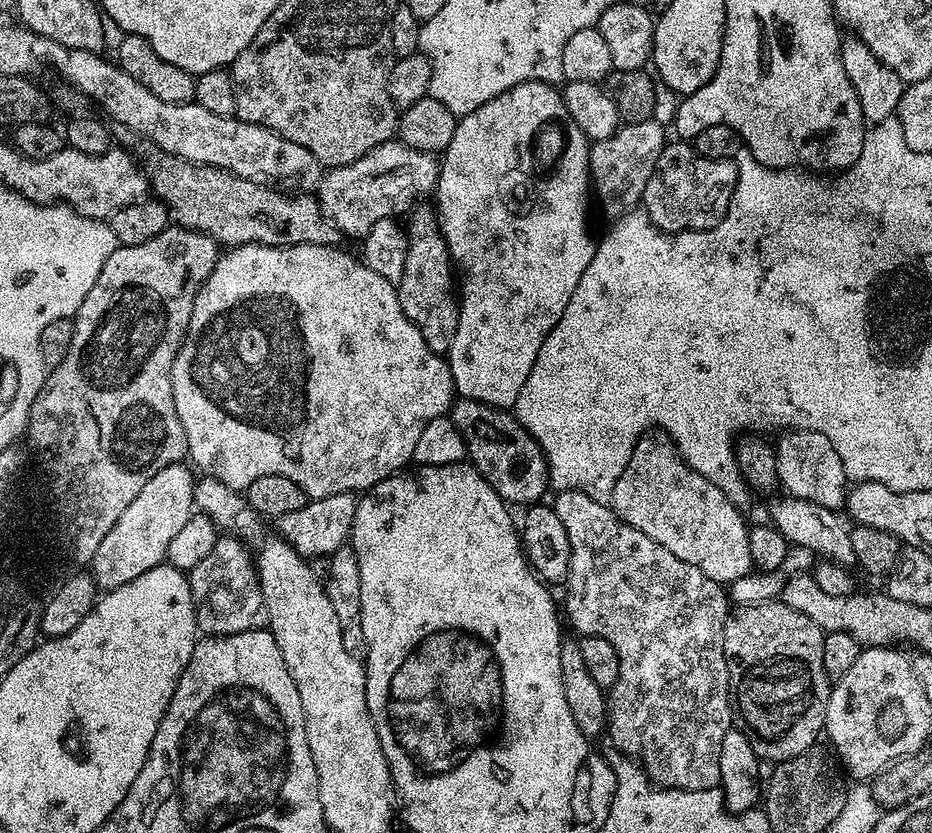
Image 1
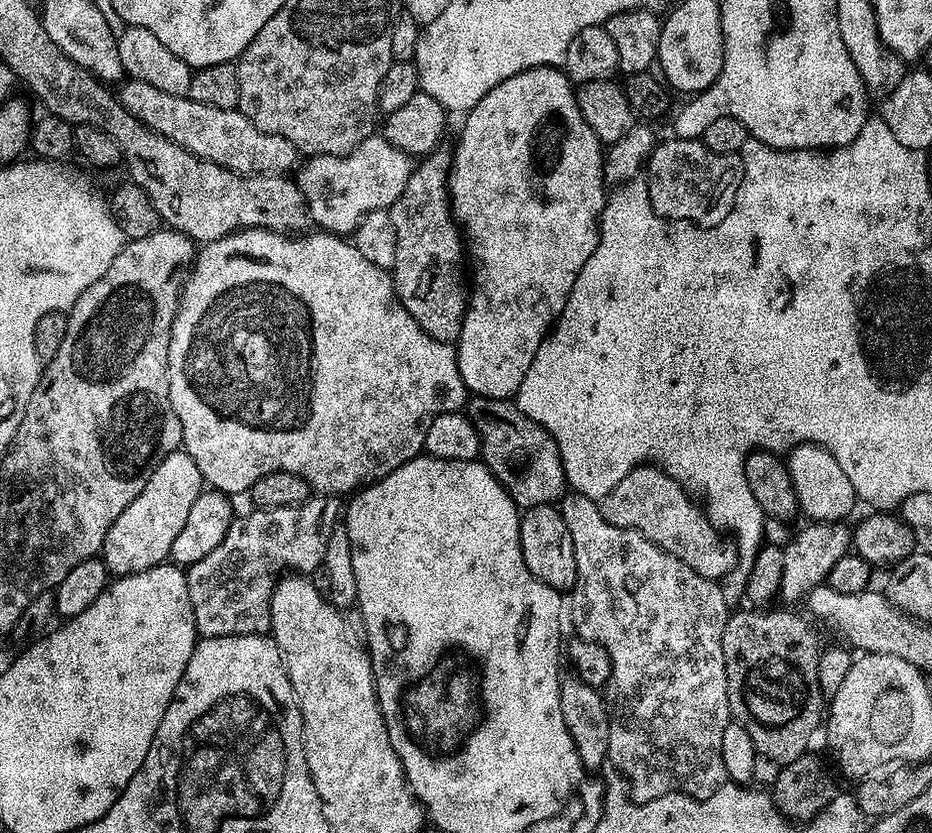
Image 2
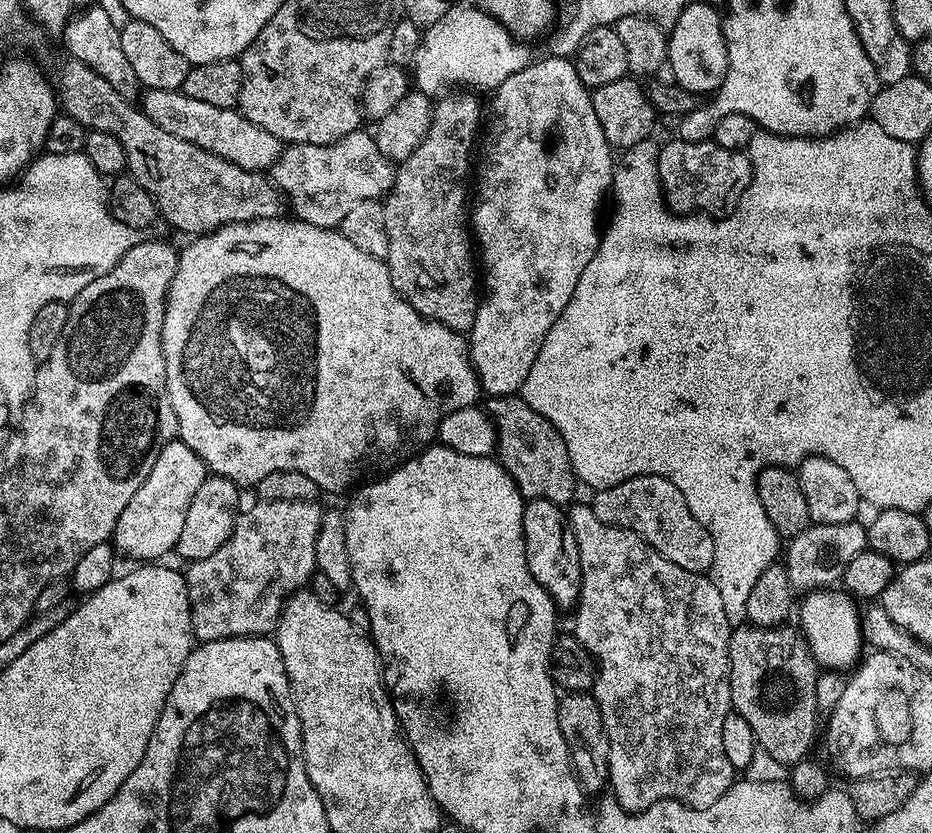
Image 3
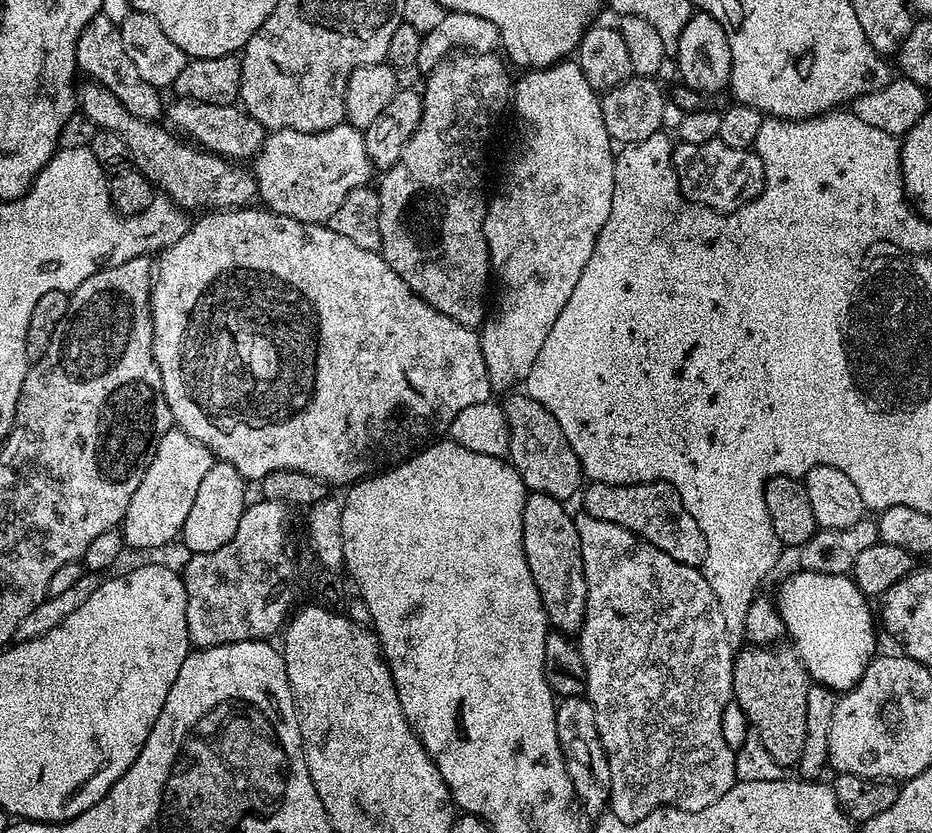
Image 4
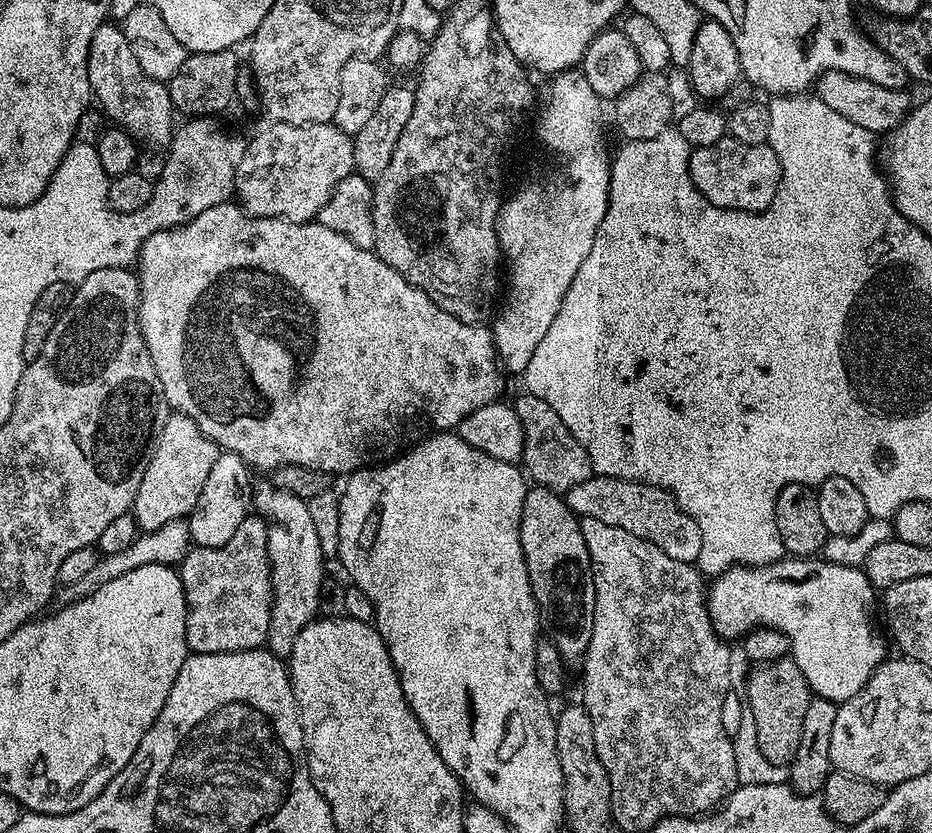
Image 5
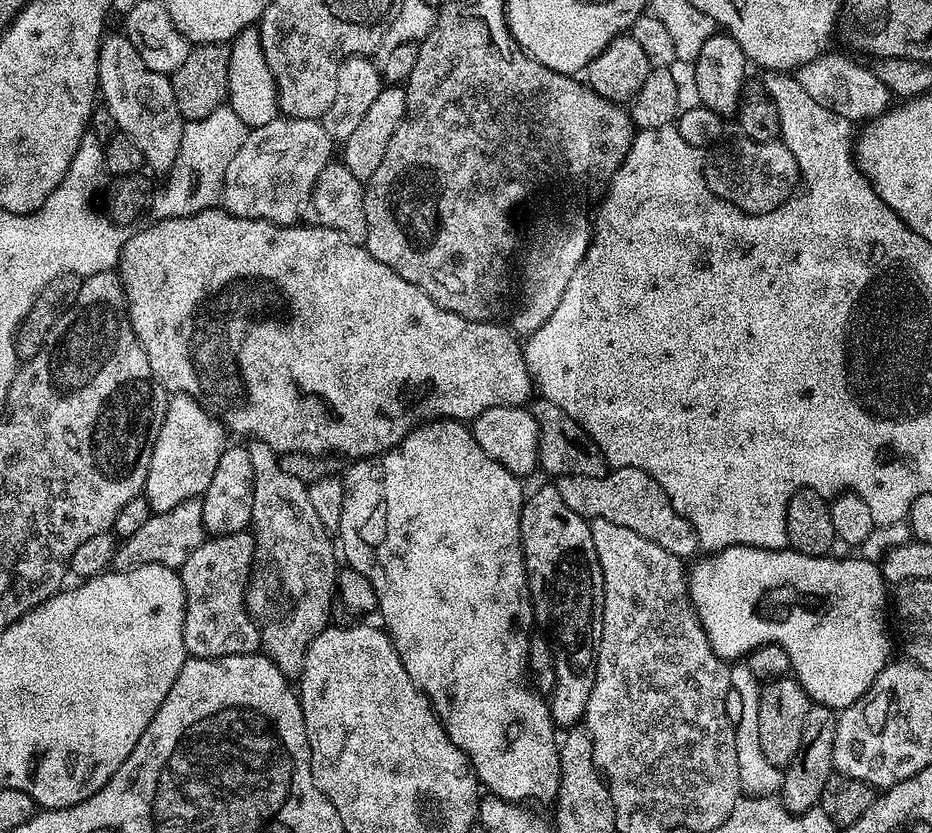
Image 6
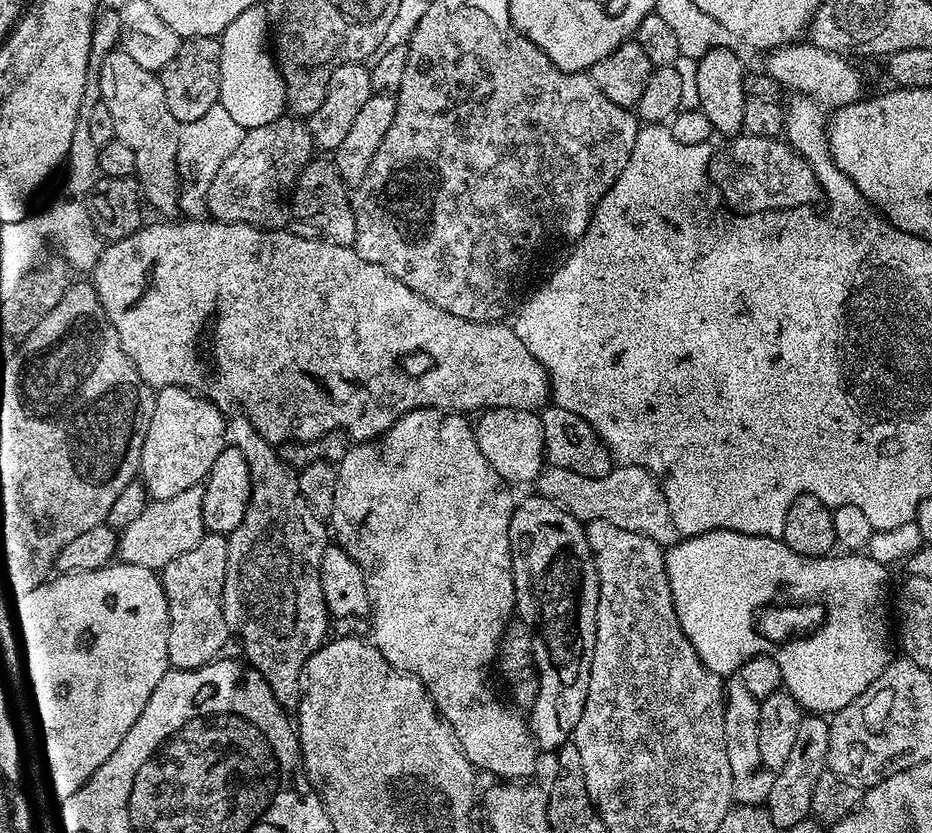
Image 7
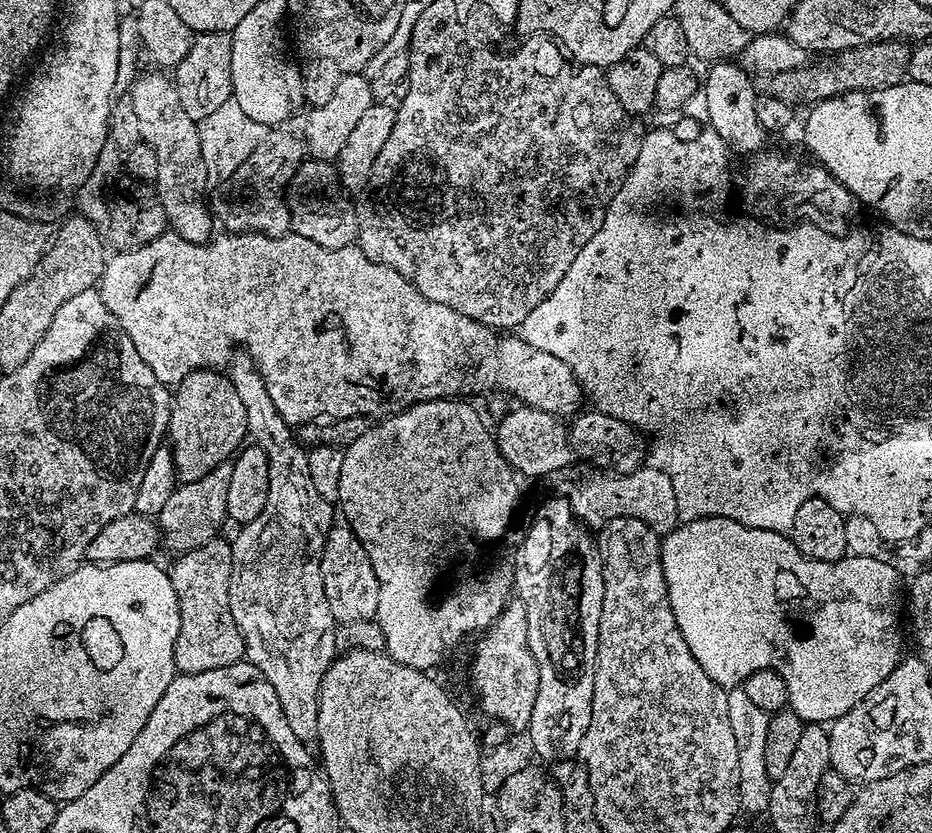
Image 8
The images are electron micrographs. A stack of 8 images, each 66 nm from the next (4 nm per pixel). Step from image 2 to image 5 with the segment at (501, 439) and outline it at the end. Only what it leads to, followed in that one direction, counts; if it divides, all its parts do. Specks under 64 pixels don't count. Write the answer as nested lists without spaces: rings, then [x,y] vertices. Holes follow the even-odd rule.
[[[525,391],[514,400],[514,407],[518,414],[518,422],[522,422],[524,431],[522,468],[530,477],[531,483],[563,494],[578,486],[578,482],[586,482],[590,475],[586,450],[582,442],[578,442],[578,438],[574,438],[570,430],[566,430],[566,422],[562,422],[562,418],[558,418],[558,414],[550,410],[549,404]]]

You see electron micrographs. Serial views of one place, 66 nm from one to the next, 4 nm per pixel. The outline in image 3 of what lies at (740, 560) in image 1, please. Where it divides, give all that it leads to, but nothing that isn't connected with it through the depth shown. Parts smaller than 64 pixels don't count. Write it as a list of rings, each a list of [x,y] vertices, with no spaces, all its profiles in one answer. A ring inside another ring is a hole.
[[[635,476],[618,486],[599,489],[591,497],[590,503],[594,514],[604,524],[618,526],[638,534],[654,550],[658,550],[674,566],[682,566],[682,570],[690,570],[701,574],[712,567],[714,544],[704,529],[690,514],[690,506],[686,506],[686,498],[670,482],[661,476]]]

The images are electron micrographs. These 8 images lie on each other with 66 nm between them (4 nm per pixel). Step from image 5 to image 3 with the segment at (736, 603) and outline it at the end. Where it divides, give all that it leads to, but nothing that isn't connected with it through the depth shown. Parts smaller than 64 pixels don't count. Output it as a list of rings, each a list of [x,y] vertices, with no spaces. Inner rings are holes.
[[[812,590],[800,604],[799,631],[813,660],[824,670],[848,670],[861,659],[862,618],[853,597],[837,590]],[[853,604],[853,605],[852,605]],[[853,663],[853,664],[852,664]],[[852,664],[852,665],[851,665]],[[849,667],[849,668],[848,668]]]

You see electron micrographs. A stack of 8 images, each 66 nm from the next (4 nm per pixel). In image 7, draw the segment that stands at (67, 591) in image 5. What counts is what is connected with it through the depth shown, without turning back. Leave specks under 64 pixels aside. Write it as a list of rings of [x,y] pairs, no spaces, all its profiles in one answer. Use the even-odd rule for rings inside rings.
[[[197,486],[174,494],[174,498],[153,499],[152,505],[141,516],[133,518],[130,532],[122,544],[119,559],[125,564],[142,564],[153,570],[179,560],[186,550],[194,550],[206,535],[206,492]]]

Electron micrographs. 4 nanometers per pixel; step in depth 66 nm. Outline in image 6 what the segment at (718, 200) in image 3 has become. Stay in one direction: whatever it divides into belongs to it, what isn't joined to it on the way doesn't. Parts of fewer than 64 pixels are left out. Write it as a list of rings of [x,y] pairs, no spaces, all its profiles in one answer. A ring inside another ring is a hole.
[[[739,138],[733,144],[724,144],[712,157],[705,159],[702,164],[704,174],[704,186],[725,204],[732,204],[742,212],[759,214],[775,208],[777,204],[783,204],[790,193],[798,184],[798,169],[796,159],[791,147],[787,143],[780,144],[779,139],[767,140],[766,142],[754,142],[747,138]]]

